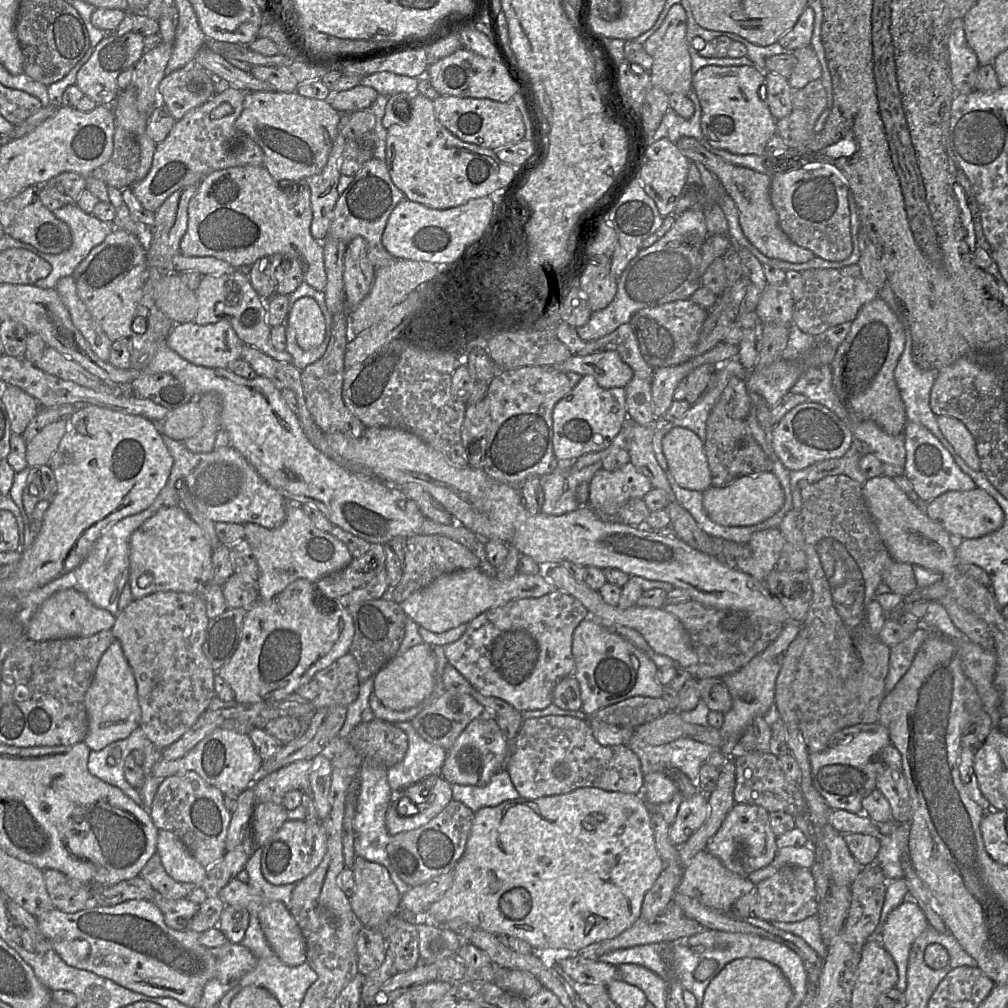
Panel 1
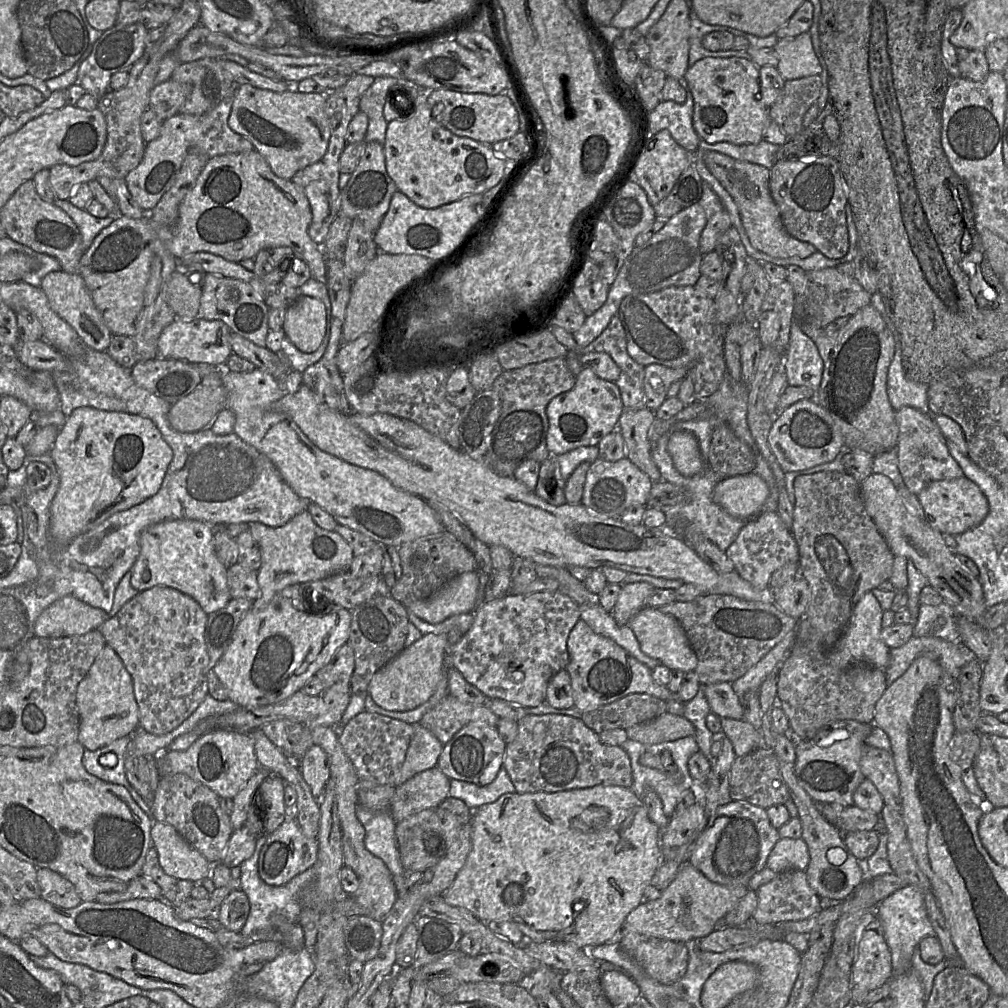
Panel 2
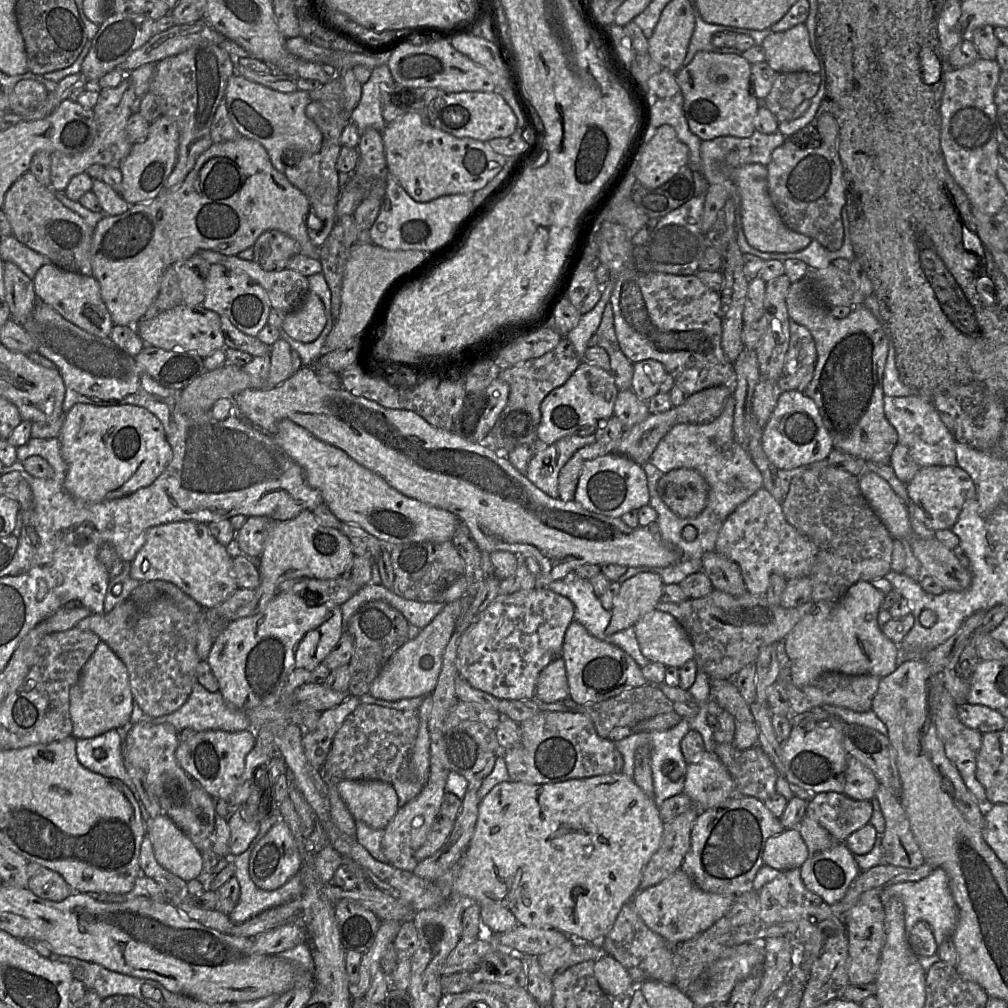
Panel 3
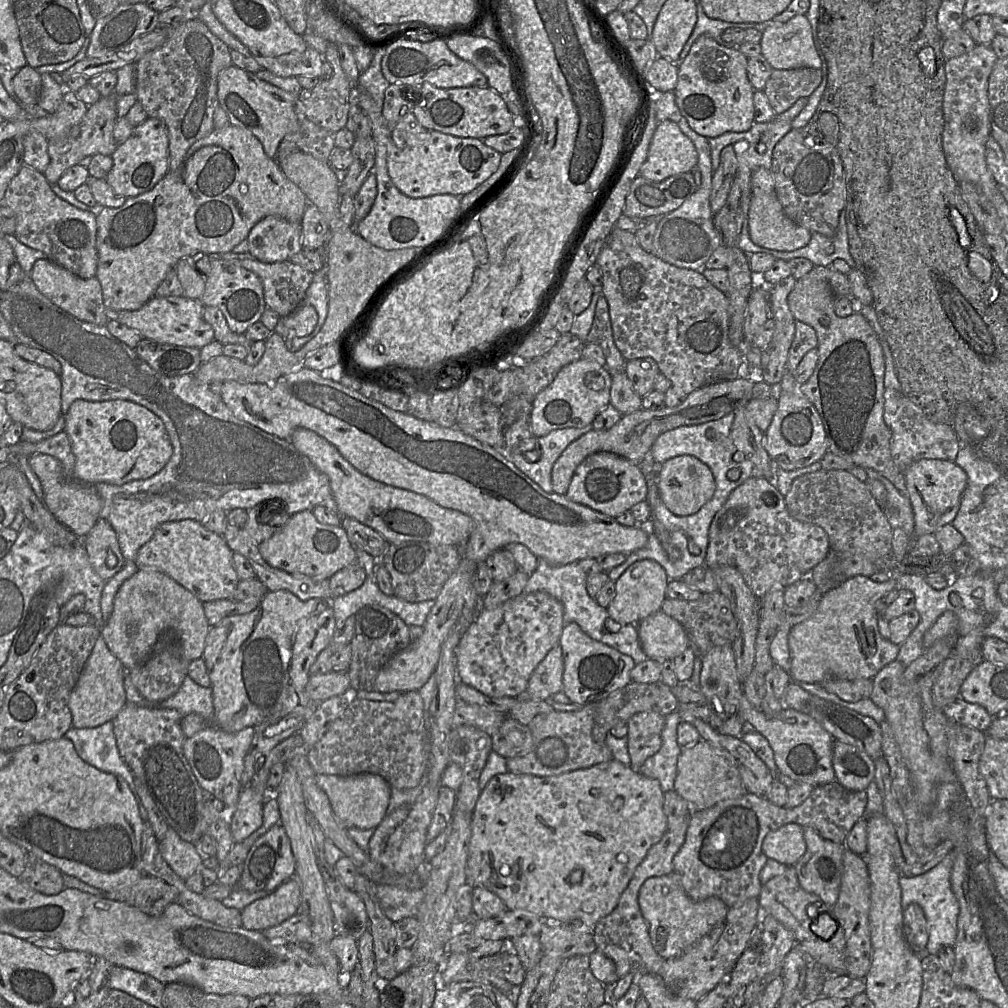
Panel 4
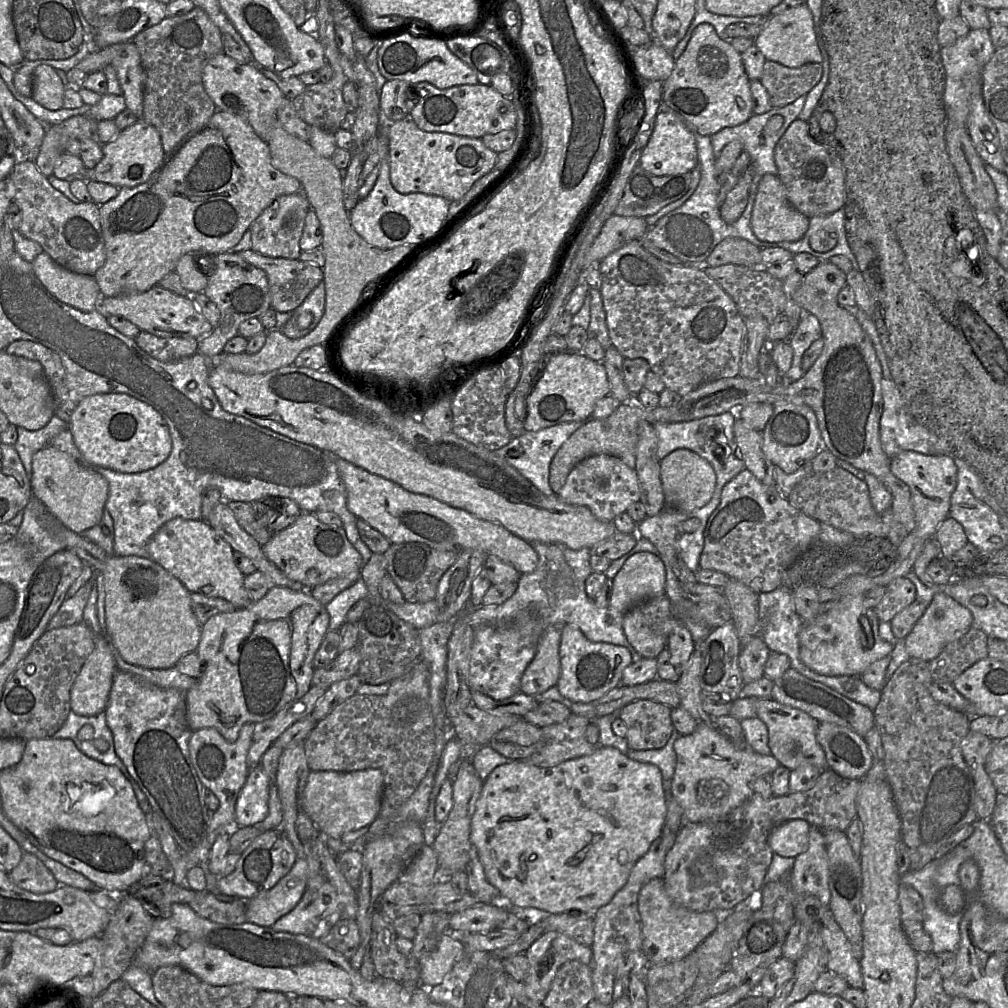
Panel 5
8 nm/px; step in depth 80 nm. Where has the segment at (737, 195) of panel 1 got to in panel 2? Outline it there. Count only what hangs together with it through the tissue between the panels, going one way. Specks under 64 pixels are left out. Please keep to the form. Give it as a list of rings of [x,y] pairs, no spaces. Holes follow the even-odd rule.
[[[705,151],[702,158],[706,167],[734,199],[745,232],[754,248],[776,258],[794,256],[807,258],[817,251],[812,244],[794,238],[785,229],[779,209],[770,192],[770,169],[736,160],[716,151]]]

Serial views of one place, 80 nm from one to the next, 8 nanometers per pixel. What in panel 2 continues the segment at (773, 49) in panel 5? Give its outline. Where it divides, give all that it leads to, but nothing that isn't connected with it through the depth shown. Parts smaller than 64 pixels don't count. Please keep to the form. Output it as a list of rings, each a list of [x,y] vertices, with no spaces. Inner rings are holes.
[[[809,32],[778,39],[774,49],[779,57],[777,69],[785,80],[821,75]]]

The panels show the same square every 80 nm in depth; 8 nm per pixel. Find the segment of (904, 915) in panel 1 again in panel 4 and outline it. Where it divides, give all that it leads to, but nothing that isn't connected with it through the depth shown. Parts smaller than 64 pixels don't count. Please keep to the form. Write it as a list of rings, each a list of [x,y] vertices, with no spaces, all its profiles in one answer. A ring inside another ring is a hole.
[[[952,850],[928,872],[915,877],[904,875],[899,877],[903,910],[912,903],[918,904],[923,909],[929,934],[926,953],[936,956],[944,946],[954,946],[957,937],[960,905],[951,886],[954,858],[955,853]]]

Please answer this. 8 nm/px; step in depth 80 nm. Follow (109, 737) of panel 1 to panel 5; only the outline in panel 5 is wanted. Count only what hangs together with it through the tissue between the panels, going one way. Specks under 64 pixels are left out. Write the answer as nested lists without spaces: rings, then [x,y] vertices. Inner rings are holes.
[[[100,633],[95,636],[95,648],[71,688],[71,711],[80,716],[104,712],[116,670],[115,651],[107,637]]]

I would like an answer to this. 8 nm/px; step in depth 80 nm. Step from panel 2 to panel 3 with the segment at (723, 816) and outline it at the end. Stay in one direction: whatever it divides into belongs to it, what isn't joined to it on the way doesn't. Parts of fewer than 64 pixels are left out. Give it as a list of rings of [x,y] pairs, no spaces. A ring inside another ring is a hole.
[[[733,796],[714,808],[700,810],[691,830],[691,843],[680,870],[706,892],[737,898],[753,891],[753,881],[764,865],[763,852],[768,838],[784,830],[779,818],[776,818],[765,803],[754,797]]]

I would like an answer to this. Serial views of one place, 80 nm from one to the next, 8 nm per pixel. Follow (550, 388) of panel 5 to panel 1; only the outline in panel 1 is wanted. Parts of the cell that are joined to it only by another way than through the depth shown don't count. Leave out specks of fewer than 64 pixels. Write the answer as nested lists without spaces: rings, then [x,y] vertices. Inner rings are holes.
[[[591,375],[581,380],[553,408],[553,452],[558,461],[607,449],[627,418],[625,388],[604,389]]]

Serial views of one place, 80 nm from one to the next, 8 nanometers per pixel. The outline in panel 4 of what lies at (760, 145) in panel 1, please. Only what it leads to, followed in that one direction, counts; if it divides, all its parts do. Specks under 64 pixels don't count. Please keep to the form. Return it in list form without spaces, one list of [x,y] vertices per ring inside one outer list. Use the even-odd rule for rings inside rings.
[[[700,35],[687,57],[678,62],[675,100],[689,126],[698,134],[715,138],[725,132],[746,132],[754,120],[754,87],[748,78],[748,57],[708,35]]]

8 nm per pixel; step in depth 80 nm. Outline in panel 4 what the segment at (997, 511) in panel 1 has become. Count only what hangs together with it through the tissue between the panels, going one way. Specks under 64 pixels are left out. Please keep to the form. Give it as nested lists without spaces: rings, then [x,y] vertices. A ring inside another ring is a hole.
[[[922,459],[913,462],[903,473],[906,493],[913,510],[912,543],[925,534],[934,534],[955,518],[967,485],[967,475],[955,462]]]

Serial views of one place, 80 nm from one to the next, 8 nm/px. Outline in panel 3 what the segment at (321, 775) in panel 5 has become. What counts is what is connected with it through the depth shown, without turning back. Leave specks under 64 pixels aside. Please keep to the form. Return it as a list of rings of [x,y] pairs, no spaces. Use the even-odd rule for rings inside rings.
[[[341,779],[337,790],[354,819],[374,829],[384,829],[400,807],[395,789],[383,781]]]

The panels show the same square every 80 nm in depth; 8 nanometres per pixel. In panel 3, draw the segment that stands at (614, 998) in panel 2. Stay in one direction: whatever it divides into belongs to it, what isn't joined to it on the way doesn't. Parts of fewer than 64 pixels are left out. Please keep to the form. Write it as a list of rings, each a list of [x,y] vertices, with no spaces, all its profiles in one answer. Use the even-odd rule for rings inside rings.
[[[603,955],[594,961],[595,977],[611,998],[630,993],[637,987],[628,971],[610,955]]]

